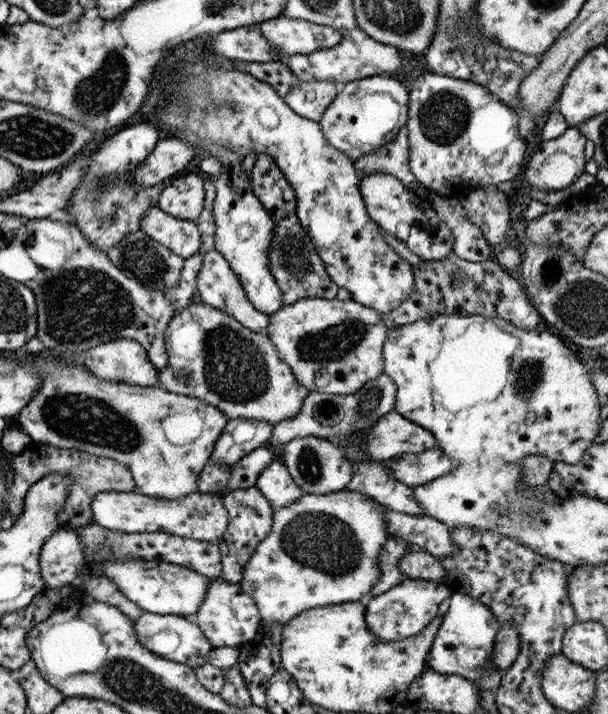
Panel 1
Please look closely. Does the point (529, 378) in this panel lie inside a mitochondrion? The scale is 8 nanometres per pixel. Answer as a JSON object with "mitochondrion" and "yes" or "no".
{"mitochondrion":"yes"}

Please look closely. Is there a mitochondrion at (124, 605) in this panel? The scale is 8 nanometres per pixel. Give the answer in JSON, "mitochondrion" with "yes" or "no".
{"mitochondrion":"no"}

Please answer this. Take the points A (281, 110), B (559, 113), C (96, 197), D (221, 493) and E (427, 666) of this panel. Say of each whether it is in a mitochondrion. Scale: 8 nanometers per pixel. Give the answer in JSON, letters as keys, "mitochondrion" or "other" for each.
{"A":"other","B":"other","C":"mitochondrion","D":"other","E":"other"}

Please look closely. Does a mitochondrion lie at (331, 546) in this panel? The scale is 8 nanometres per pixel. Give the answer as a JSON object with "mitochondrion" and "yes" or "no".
{"mitochondrion":"yes"}

